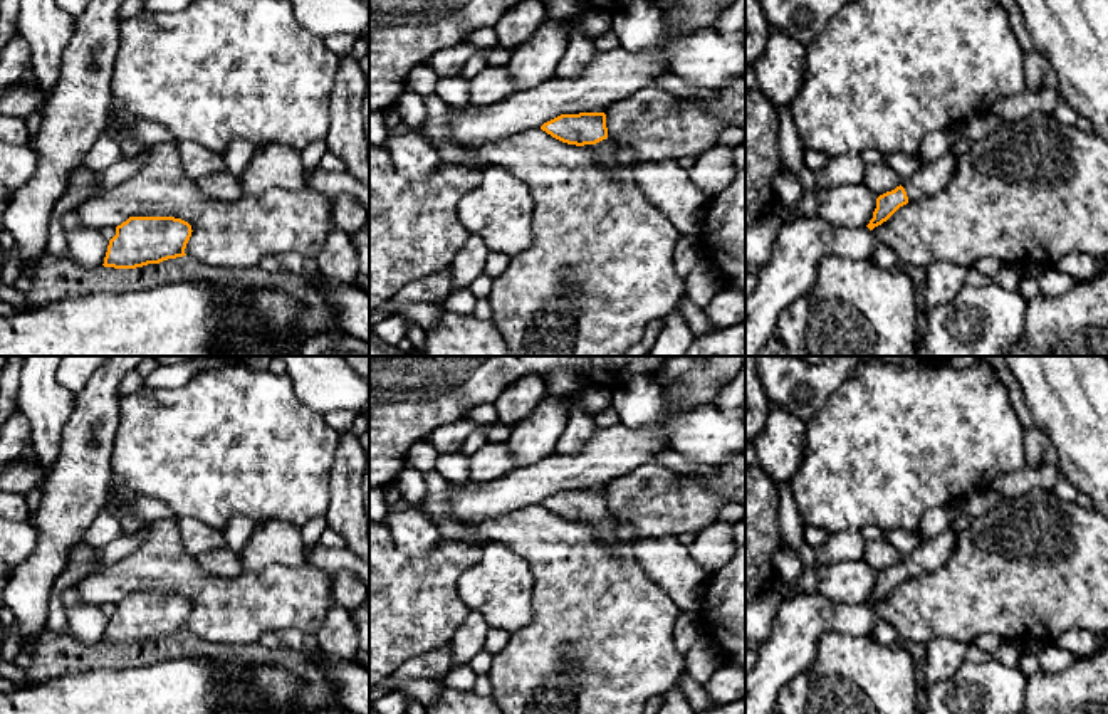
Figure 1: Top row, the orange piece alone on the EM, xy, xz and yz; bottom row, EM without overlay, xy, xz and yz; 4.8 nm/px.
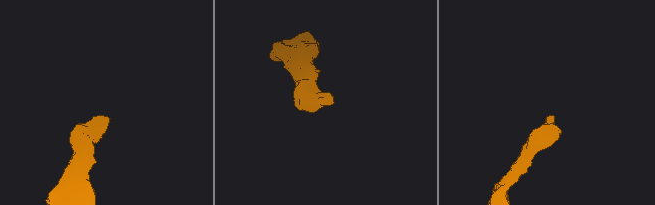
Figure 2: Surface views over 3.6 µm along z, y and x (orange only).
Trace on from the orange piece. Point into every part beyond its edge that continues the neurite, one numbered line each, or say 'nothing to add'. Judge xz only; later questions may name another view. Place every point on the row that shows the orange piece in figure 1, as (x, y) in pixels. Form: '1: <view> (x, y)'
1: xz (605, 150)

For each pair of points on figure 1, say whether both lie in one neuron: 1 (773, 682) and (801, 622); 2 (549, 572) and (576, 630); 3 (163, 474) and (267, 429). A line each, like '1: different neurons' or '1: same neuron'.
1: same neuron
2: same neuron
3: same neuron

